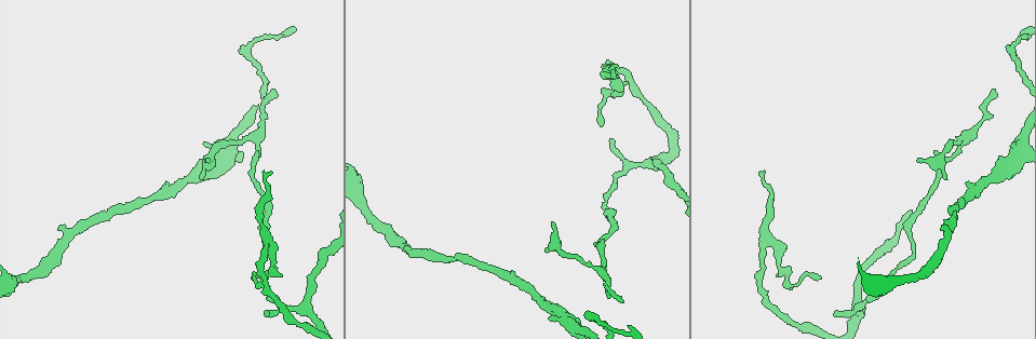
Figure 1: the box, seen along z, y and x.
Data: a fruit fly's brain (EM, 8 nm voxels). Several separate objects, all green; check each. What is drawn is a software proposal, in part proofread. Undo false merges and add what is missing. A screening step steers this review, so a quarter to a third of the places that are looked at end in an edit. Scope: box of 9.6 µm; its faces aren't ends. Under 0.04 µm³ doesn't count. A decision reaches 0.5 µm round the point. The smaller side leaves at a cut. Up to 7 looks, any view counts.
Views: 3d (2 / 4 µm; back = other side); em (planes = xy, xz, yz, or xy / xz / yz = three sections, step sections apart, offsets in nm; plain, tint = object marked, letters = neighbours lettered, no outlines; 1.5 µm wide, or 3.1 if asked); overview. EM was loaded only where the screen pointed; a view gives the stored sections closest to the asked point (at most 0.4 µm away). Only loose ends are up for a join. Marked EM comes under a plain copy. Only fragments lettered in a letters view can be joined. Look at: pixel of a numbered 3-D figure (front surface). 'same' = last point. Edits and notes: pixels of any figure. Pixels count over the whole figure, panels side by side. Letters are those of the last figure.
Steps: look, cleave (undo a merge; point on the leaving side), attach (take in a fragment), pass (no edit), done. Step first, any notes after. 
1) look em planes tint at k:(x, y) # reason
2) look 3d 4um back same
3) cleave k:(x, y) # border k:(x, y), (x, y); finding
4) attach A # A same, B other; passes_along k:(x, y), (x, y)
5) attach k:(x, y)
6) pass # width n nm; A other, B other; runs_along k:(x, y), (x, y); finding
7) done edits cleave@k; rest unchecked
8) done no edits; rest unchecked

look em xy step 4 tint at 1:(947, 179) # an open end

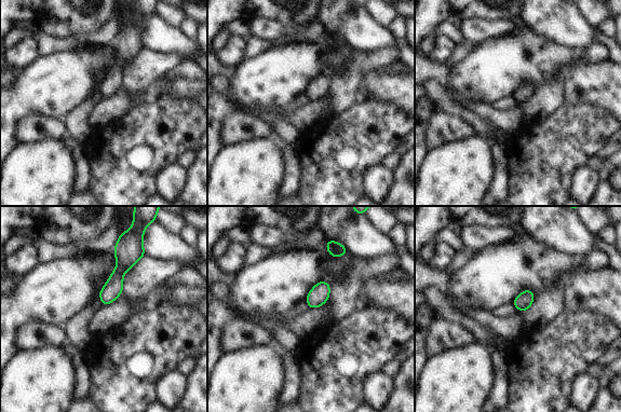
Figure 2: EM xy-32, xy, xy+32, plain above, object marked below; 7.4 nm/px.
look em planes letters same

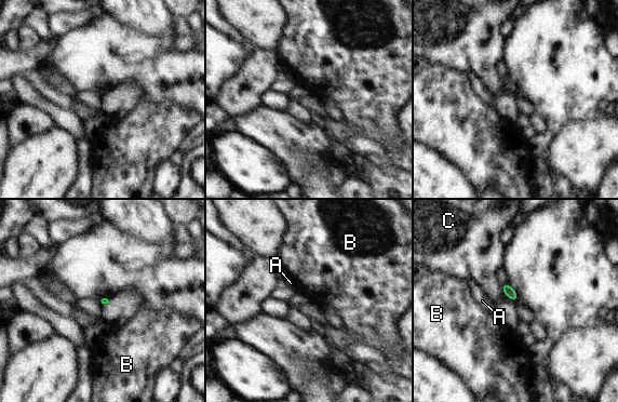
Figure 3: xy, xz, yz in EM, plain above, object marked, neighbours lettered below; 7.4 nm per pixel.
pass # A other, B other, C other; border 3:(499, 284), (504, 292); none of them fits

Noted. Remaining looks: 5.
look em yz step 8 tint at 1:(550, 317) # an open end

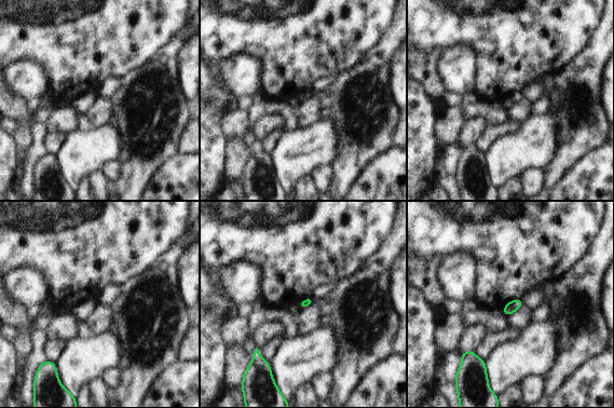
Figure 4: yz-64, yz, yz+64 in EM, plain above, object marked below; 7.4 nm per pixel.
look em planes letters same

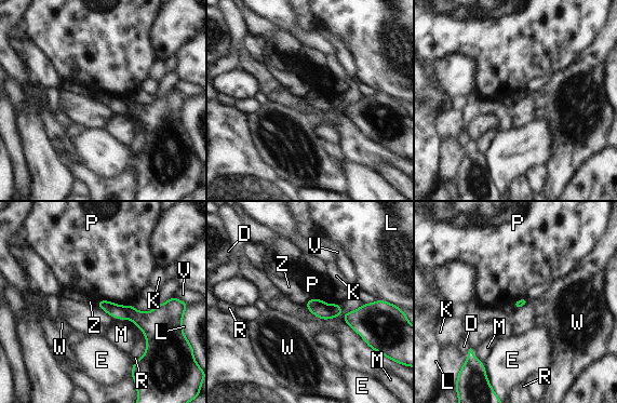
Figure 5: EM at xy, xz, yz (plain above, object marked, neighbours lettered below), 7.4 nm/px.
pass # longest_contact R 360 nm; D other, E other, K other, L other, M other, P other, R other, V other, W other, Z other; border 5:(311, 298), (305, 304); no lettered fragment goes on from it

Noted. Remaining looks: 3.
look 3d 2um at 1:(835, 313) # branch stops here

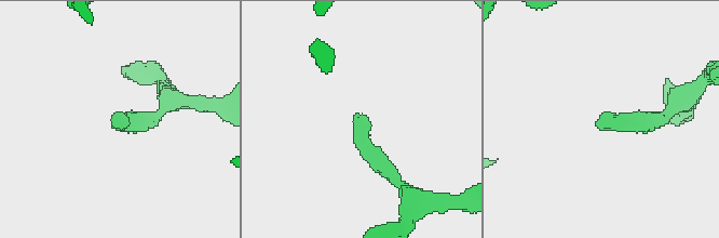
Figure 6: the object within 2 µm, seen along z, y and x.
look em planes letters at 6:(113, 117) # now the EM

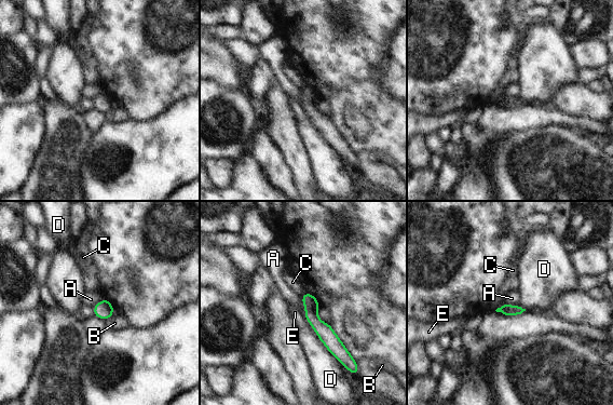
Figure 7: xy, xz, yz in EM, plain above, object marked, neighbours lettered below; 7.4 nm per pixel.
pass # A other, B other, C other, D other, E other; runs_along 7:(305, 296), (313, 320), (344, 354); none of them fits

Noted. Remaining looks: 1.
done no edits; rest unchecked

